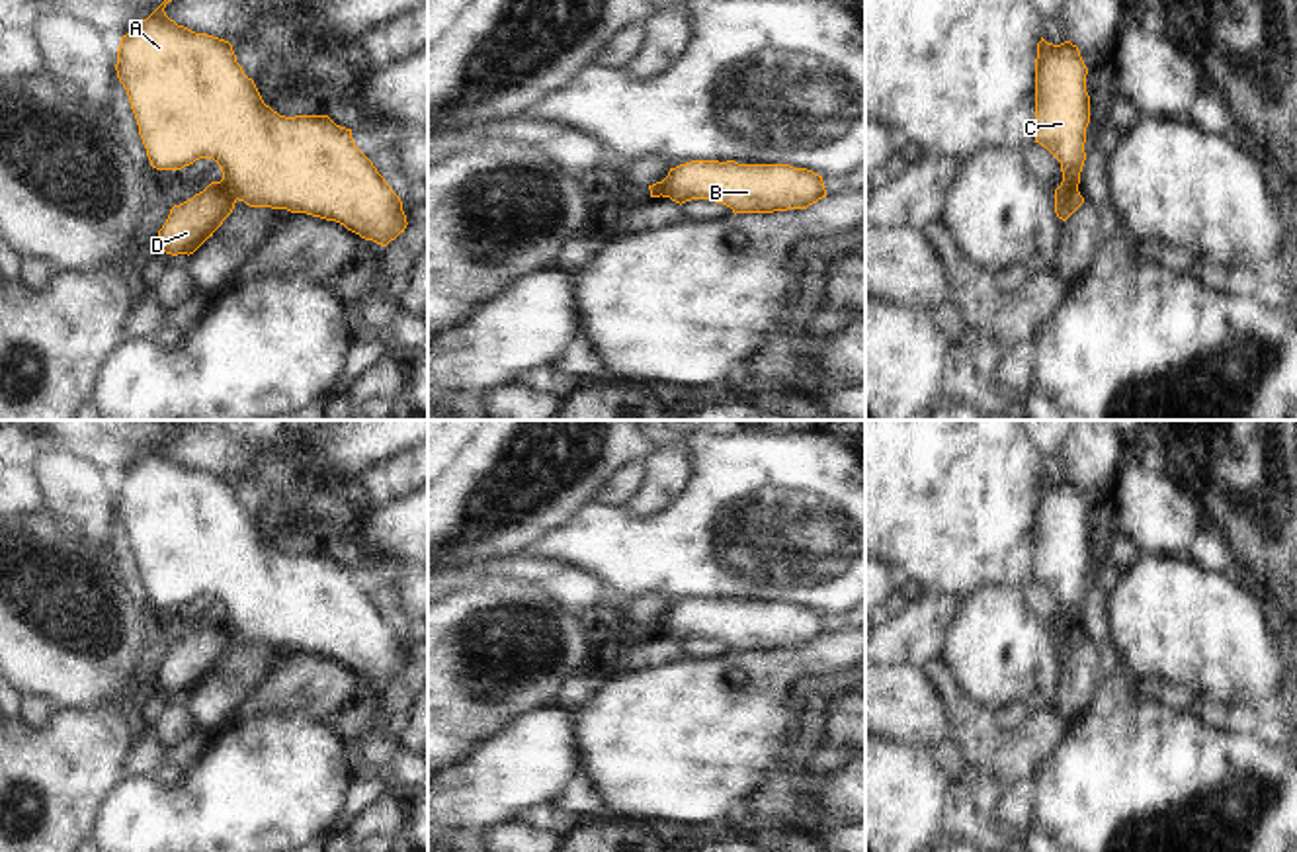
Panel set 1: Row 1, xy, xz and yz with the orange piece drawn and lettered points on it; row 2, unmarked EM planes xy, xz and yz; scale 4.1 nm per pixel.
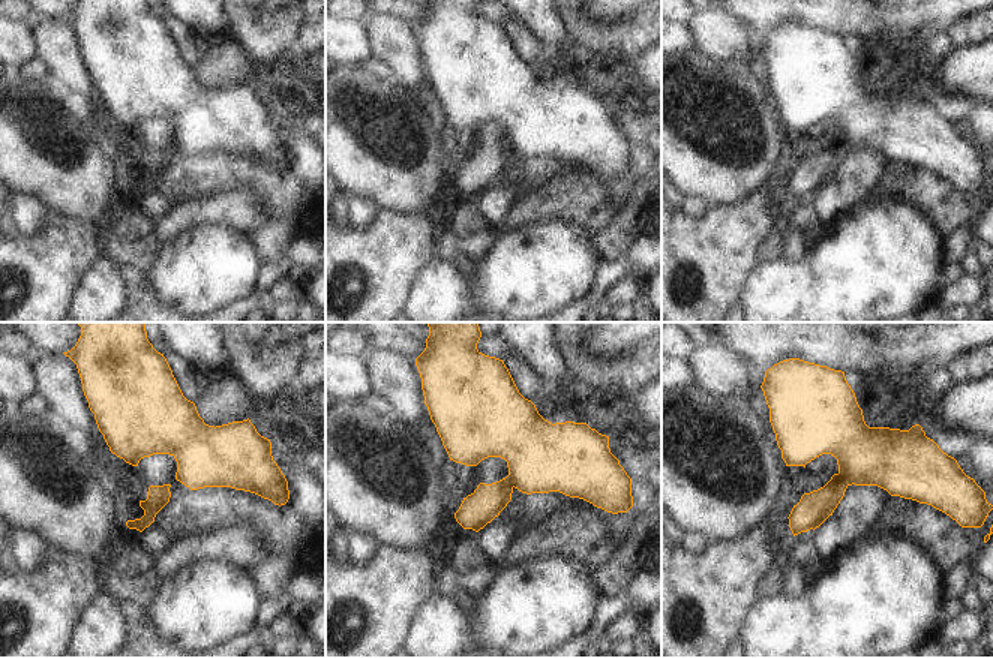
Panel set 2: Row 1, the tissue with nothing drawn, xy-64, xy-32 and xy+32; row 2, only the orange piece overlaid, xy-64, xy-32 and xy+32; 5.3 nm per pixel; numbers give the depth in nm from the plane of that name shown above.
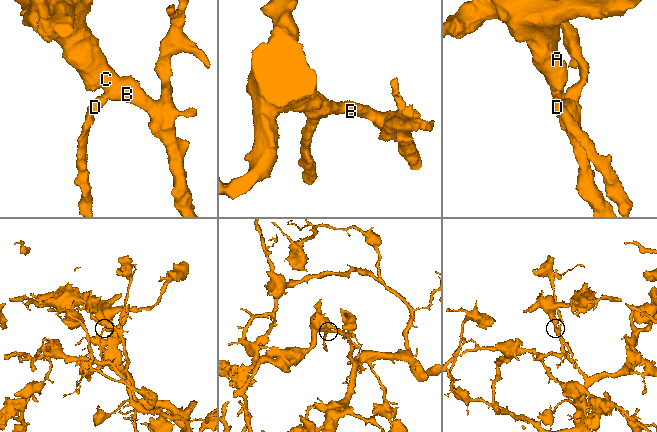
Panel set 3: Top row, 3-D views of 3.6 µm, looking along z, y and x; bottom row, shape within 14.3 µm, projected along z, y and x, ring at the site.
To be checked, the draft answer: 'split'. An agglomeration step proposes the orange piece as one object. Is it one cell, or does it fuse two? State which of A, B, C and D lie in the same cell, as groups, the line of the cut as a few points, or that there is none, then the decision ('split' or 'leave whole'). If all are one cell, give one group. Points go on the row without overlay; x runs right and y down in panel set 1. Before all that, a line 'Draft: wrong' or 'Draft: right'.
Draft: right
A B C / D; cut in xy along (221, 618), (235, 638); split

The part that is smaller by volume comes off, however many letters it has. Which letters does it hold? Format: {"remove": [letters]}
{"remove": ["D"]}

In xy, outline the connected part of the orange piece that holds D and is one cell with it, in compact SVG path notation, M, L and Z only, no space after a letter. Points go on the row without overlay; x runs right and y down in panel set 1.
M211 619L191 637L174 643L162 666L158 680L162 690L193 692L234 647L234 633L227 619Z

